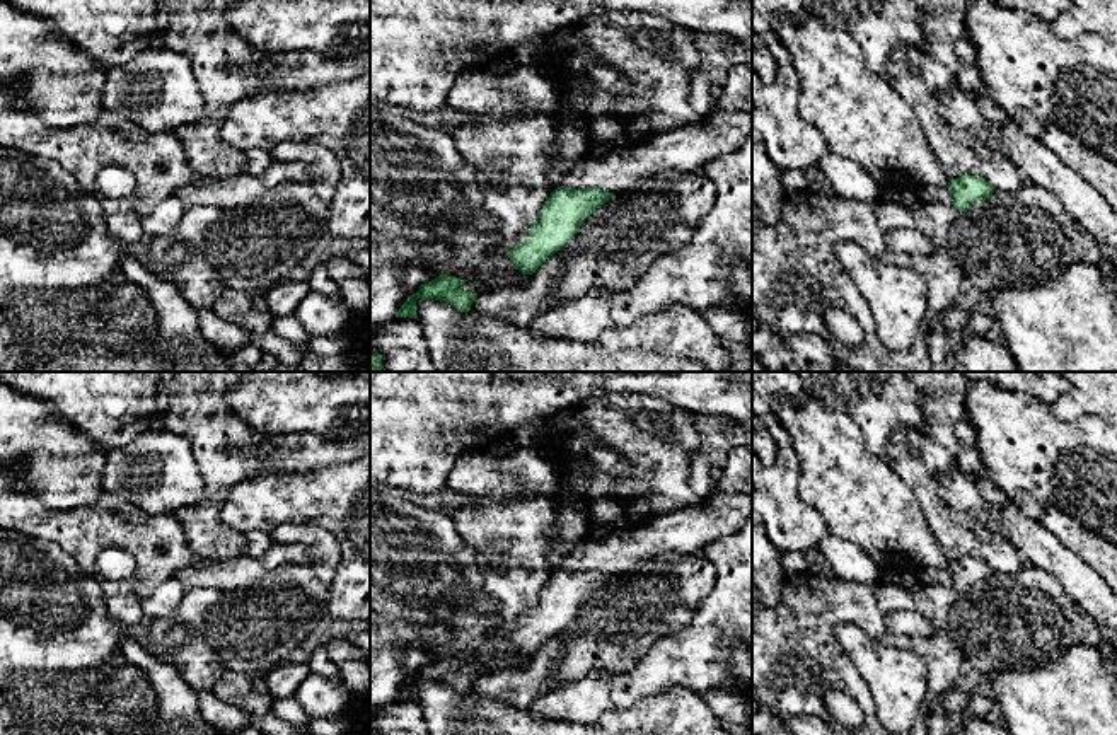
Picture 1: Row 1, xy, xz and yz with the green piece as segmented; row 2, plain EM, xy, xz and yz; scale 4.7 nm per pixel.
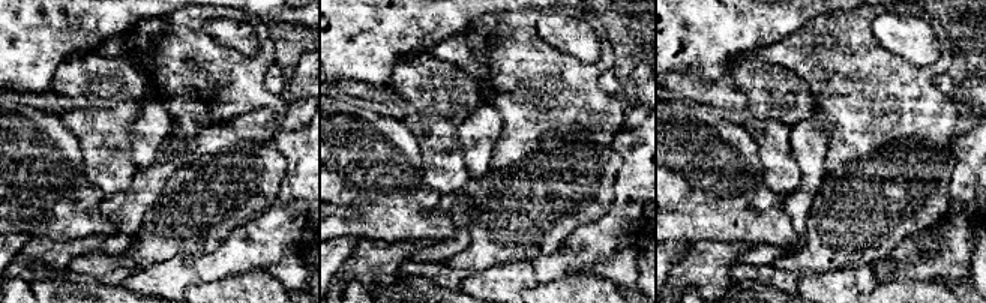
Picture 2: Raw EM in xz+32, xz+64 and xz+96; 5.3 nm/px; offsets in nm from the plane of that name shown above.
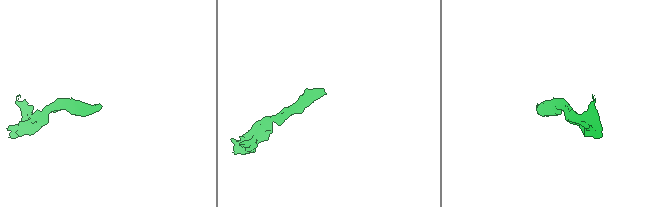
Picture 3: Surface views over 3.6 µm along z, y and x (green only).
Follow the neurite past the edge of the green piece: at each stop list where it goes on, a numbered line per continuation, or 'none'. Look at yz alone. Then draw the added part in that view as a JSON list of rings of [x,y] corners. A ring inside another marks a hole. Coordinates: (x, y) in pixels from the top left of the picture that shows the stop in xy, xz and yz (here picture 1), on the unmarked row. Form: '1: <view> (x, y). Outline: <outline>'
1: yz (940, 577). Outline: [[[921,568],[916,571],[923,585],[950,587],[950,573],[946,568]]]

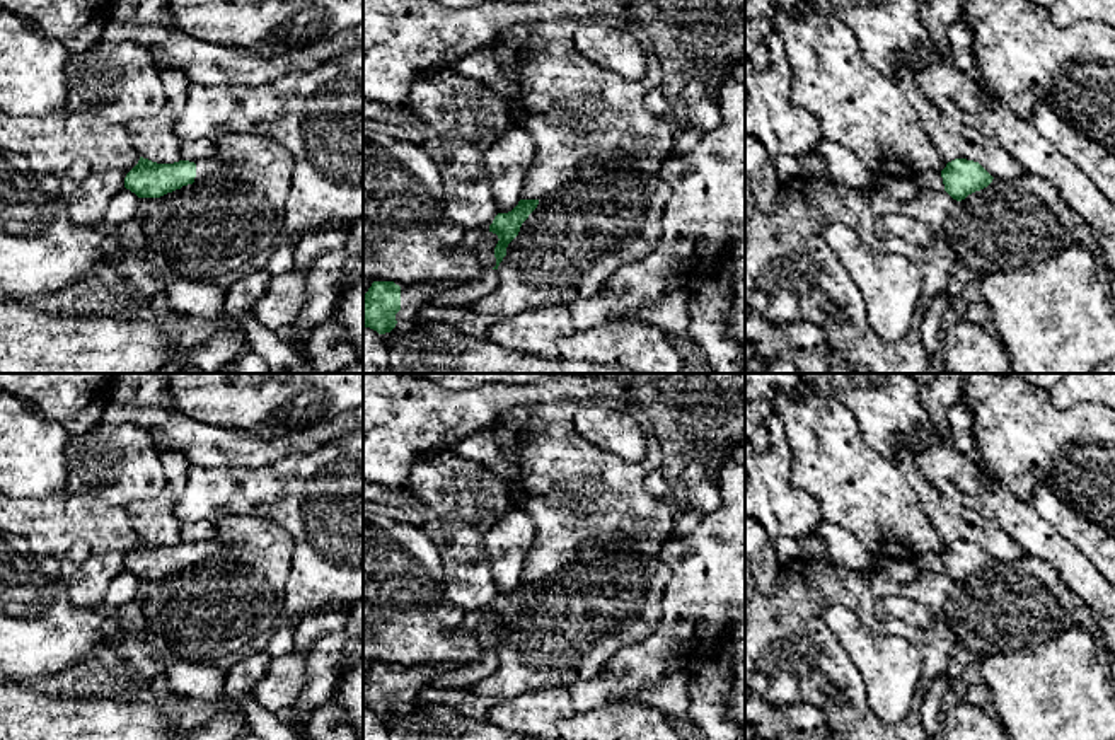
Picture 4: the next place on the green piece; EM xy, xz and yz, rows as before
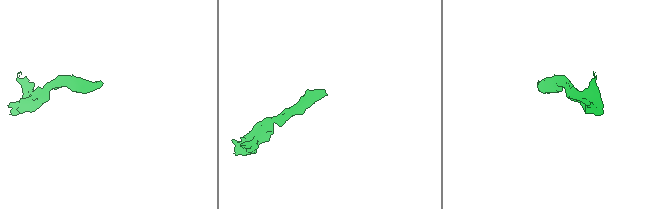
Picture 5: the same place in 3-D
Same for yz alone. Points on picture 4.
1: yz (933, 563). Outline: [[[926,554],[926,556],[919,556],[914,559],[914,563],[922,569],[922,571],[931,571],[931,573],[943,573],[945,566],[943,566],[943,559],[941,554]]]

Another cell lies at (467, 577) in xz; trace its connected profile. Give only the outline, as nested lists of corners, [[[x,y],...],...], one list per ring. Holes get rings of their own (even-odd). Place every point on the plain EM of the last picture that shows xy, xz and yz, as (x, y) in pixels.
[[[486,512],[479,523],[435,520],[421,529],[440,552],[450,600],[465,612],[489,609],[498,597],[484,546],[494,525]]]

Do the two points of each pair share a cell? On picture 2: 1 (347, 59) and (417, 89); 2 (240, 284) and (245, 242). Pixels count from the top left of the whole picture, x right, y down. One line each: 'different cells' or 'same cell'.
1: different cells
2: different cells

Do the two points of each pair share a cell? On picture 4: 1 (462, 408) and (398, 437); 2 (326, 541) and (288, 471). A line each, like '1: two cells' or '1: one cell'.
1: one cell
2: one cell

